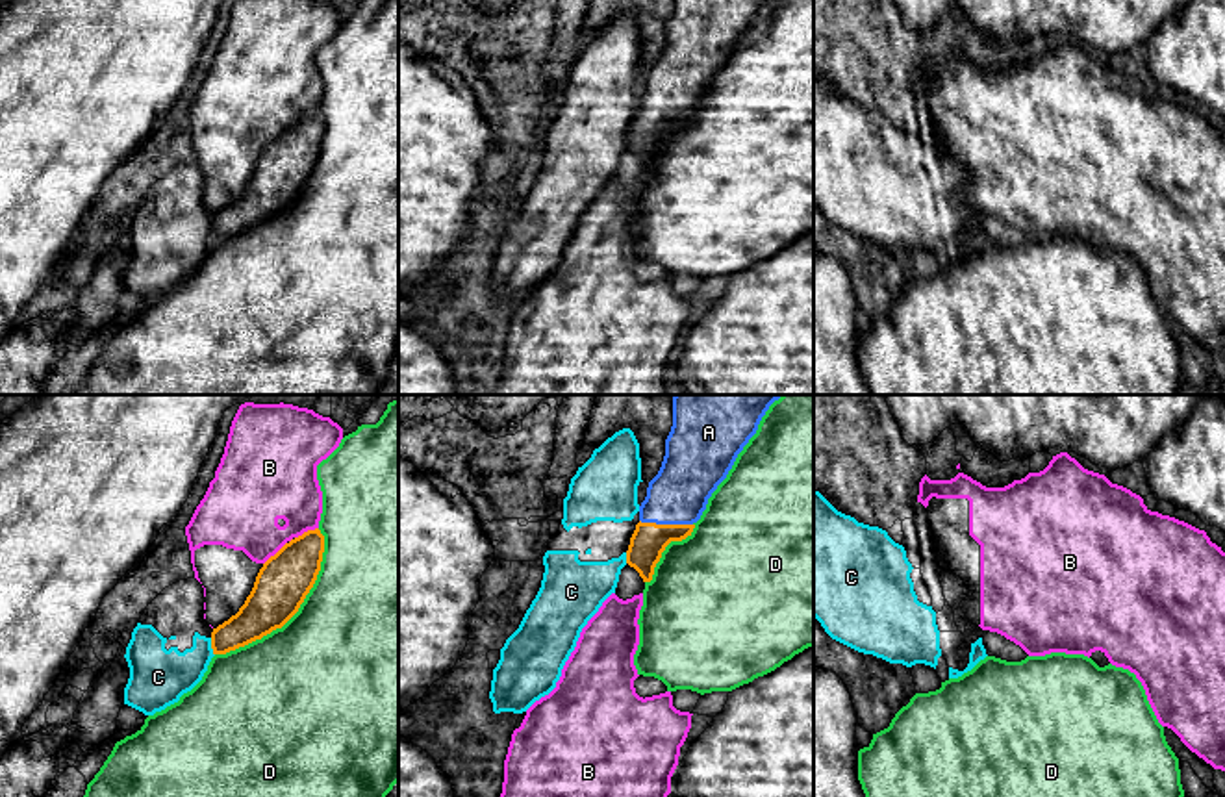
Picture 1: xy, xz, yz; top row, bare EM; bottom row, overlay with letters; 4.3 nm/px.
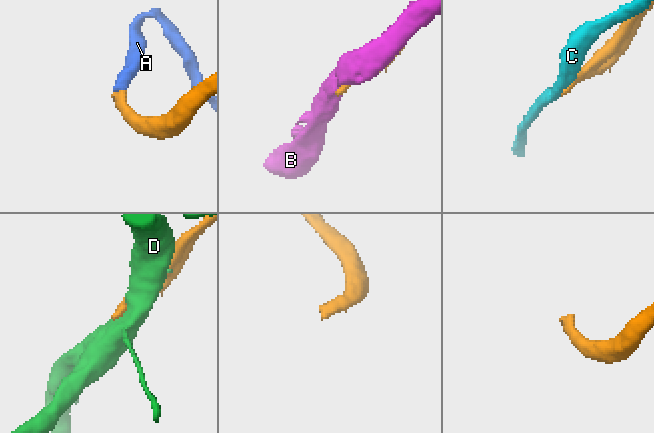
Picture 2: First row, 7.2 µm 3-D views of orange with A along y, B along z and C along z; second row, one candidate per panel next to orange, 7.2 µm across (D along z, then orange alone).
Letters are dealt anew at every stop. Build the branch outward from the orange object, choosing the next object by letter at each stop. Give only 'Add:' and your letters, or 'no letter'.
Add: A

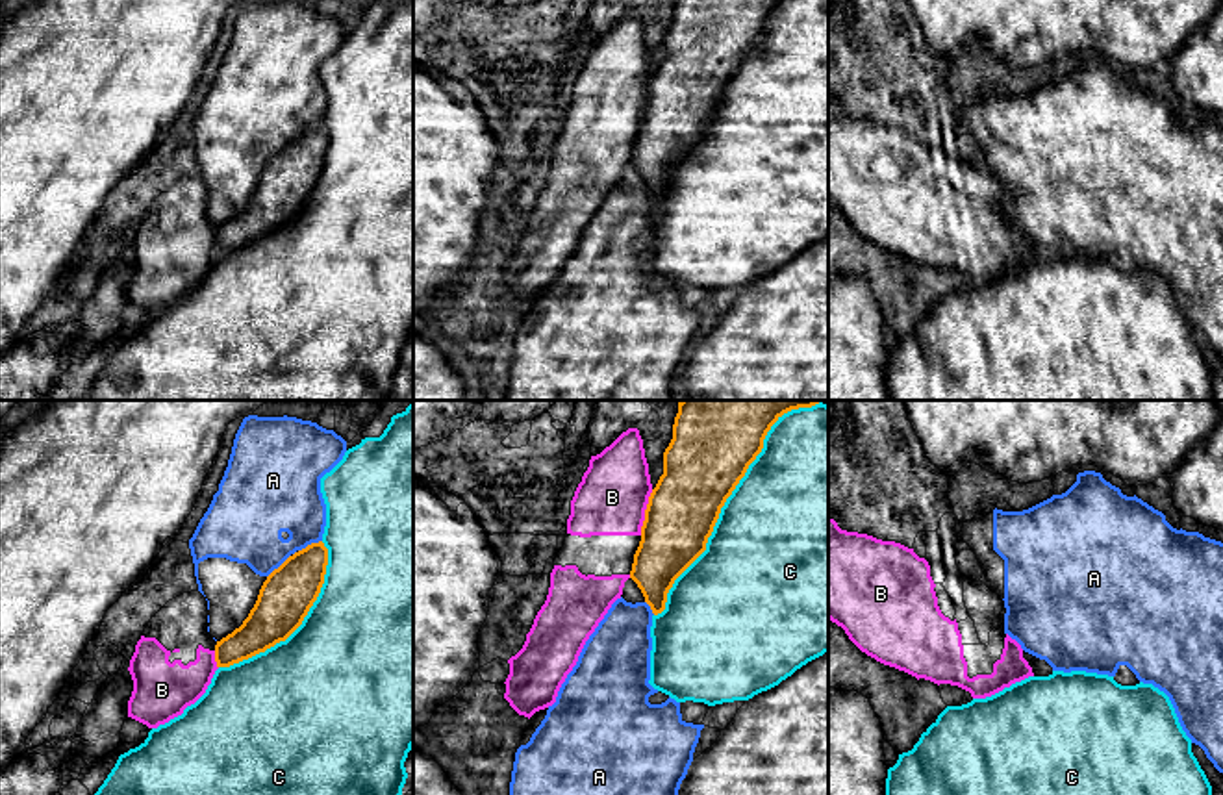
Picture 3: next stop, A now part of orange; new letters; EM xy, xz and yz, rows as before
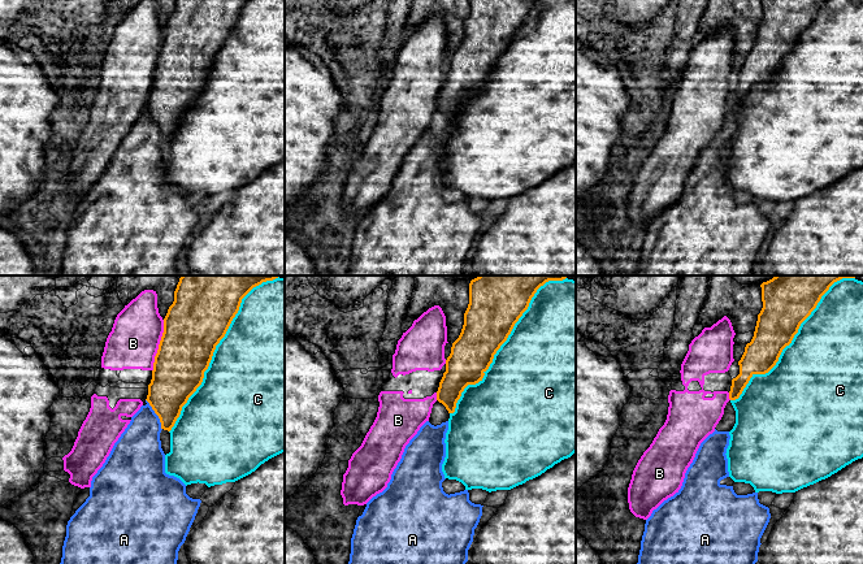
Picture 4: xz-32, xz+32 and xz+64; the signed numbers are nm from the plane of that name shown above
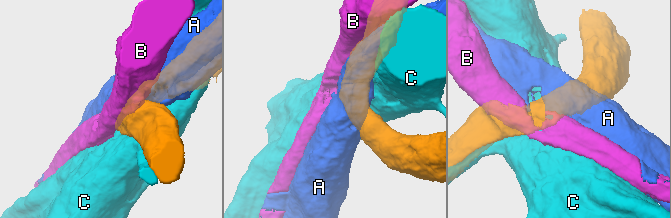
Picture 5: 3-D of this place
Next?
Add: no letter

